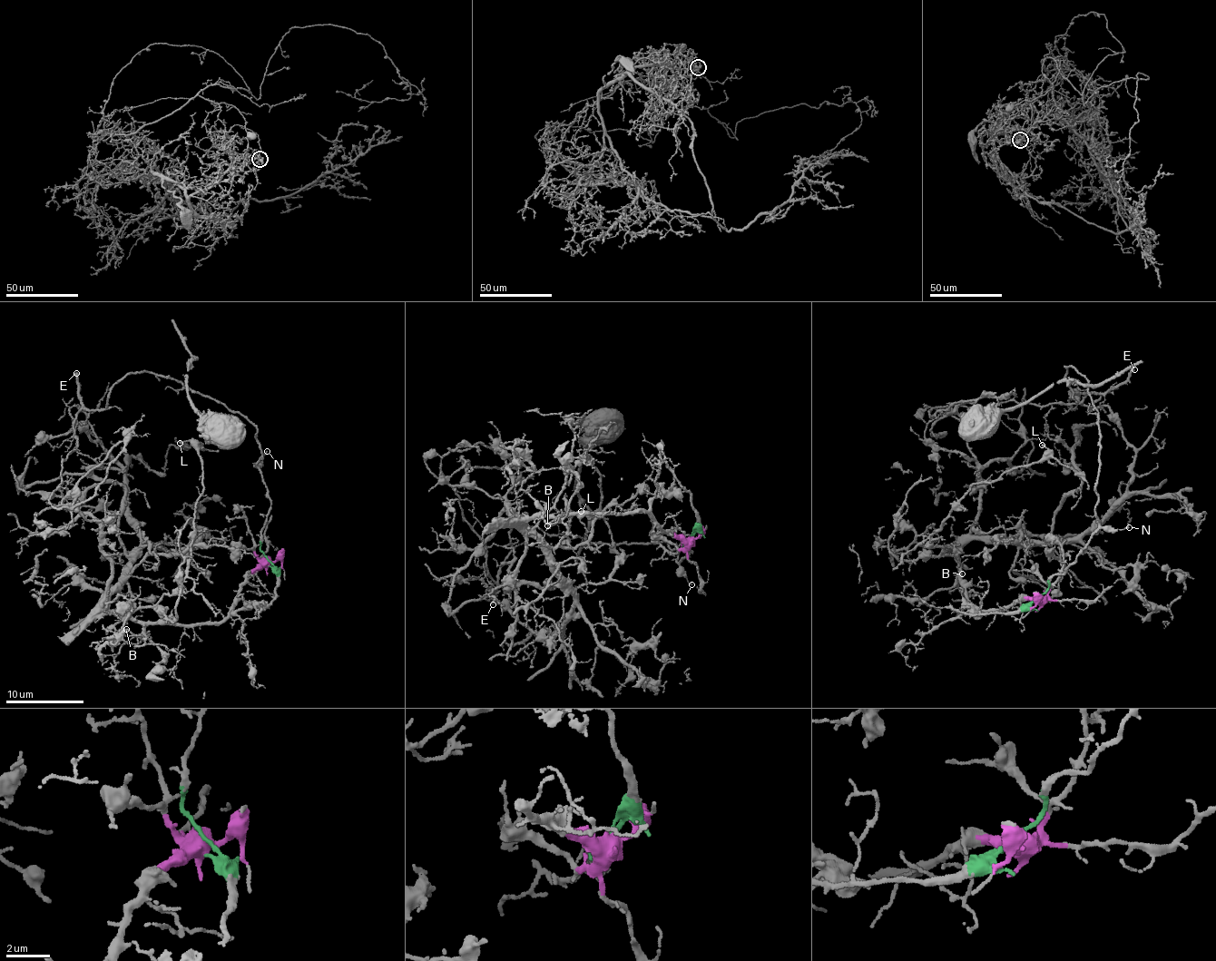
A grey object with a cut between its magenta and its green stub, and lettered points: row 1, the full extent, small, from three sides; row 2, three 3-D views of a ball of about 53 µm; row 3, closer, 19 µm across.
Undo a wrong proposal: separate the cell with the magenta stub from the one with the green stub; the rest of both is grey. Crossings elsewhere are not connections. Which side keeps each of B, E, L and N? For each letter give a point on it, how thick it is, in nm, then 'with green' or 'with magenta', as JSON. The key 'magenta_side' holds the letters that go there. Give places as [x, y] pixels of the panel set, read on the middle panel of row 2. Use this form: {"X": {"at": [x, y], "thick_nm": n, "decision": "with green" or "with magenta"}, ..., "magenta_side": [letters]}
{"B": {"at": [547, 525], "thick_nm": 120, "decision": "with magenta"}, "E": {"at": [493, 604], "thick_nm": 320, "decision": "with green"}, "L": {"at": [581, 511], "thick_nm": 150, "decision": "with magenta"}, "N": {"at": [691, 584], "thick_nm": 120, "decision": "with green"}, "magenta_side": ["B", "L"]}

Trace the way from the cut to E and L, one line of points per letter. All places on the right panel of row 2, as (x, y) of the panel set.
E: (1037, 596), (1097, 526), (1100, 436), (1087, 380), (1068, 366), (1067, 387), (1087, 393), (1108, 393), (1134, 369)
L: (1037, 596), (974, 613), (958, 558), (930, 539), (971, 486), (1041, 460), (1047, 449), (1042, 446)

